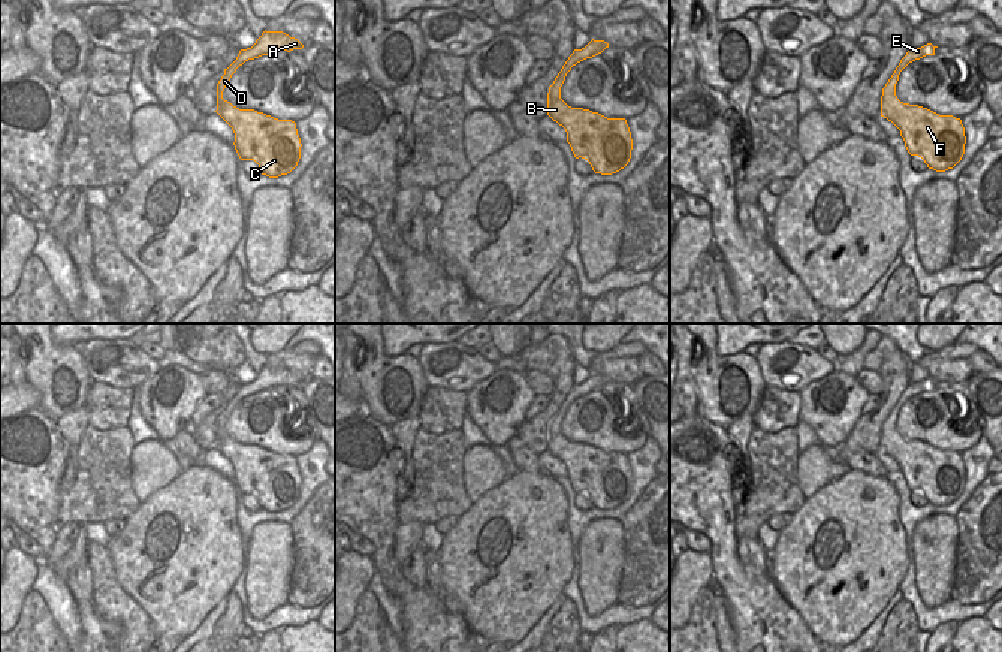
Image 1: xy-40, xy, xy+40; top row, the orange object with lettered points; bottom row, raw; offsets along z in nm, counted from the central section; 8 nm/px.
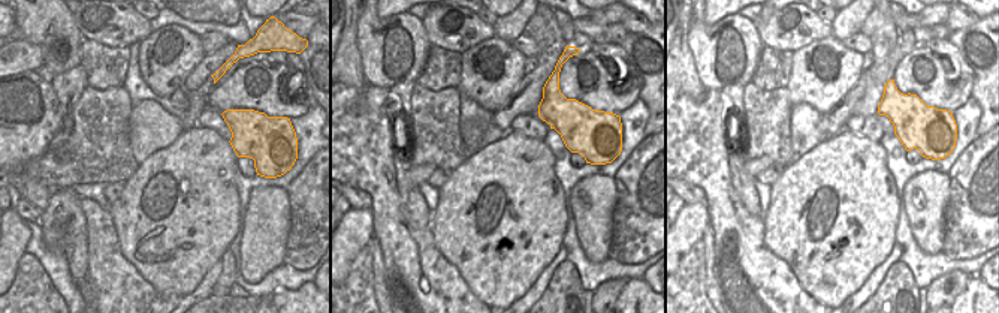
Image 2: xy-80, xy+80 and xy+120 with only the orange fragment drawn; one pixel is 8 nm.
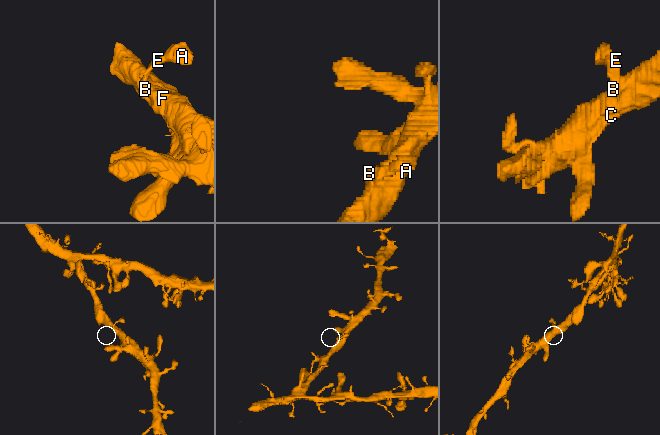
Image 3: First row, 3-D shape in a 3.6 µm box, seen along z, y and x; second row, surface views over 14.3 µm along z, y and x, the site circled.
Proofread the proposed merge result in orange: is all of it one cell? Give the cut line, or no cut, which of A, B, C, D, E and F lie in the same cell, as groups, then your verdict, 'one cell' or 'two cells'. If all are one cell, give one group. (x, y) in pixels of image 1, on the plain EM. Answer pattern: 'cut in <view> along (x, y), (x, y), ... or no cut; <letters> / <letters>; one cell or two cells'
no cut; A B C D E F; one cell

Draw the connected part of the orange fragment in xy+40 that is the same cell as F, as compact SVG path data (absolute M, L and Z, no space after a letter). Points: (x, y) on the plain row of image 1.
M927 378L906 387L882 423L881 452L900 465L911 490L921 492L929 504L945 507L953 504L965 489L966 471L962 455L953 450L939 450L918 440L903 438L896 431L900 407L915 395L935 390L936 383Z

